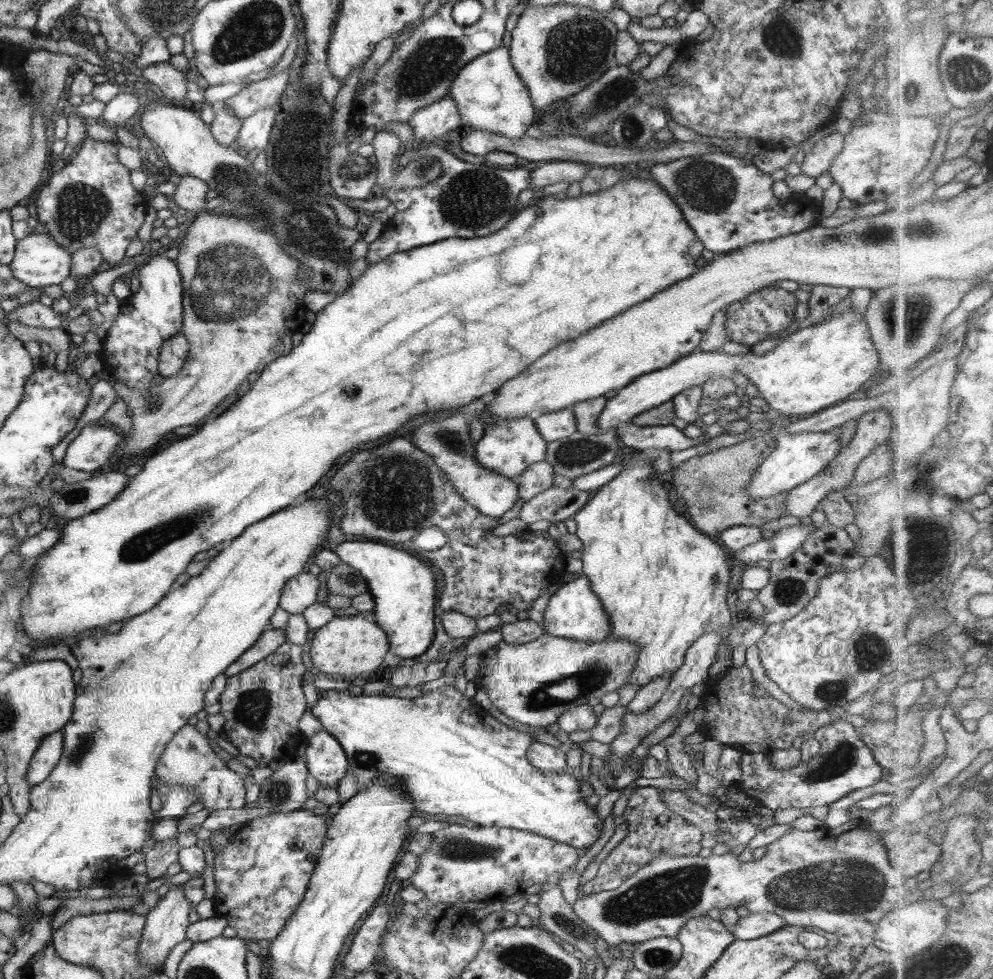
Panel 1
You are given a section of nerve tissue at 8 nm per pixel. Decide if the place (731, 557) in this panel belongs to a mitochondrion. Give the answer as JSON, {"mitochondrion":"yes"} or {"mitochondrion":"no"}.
{"mitochondrion":"no"}

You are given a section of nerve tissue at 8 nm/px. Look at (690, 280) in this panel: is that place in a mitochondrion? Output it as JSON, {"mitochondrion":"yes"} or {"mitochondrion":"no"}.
{"mitochondrion":"no"}

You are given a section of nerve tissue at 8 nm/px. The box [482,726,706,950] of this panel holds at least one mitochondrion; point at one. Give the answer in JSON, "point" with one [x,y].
{"point":[577,932]}

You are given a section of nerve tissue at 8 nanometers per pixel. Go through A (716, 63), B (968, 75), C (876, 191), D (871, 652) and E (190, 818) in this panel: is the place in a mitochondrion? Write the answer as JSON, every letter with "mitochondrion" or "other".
{"A":"other","B":"mitochondrion","C":"other","D":"mitochondrion","E":"other"}

